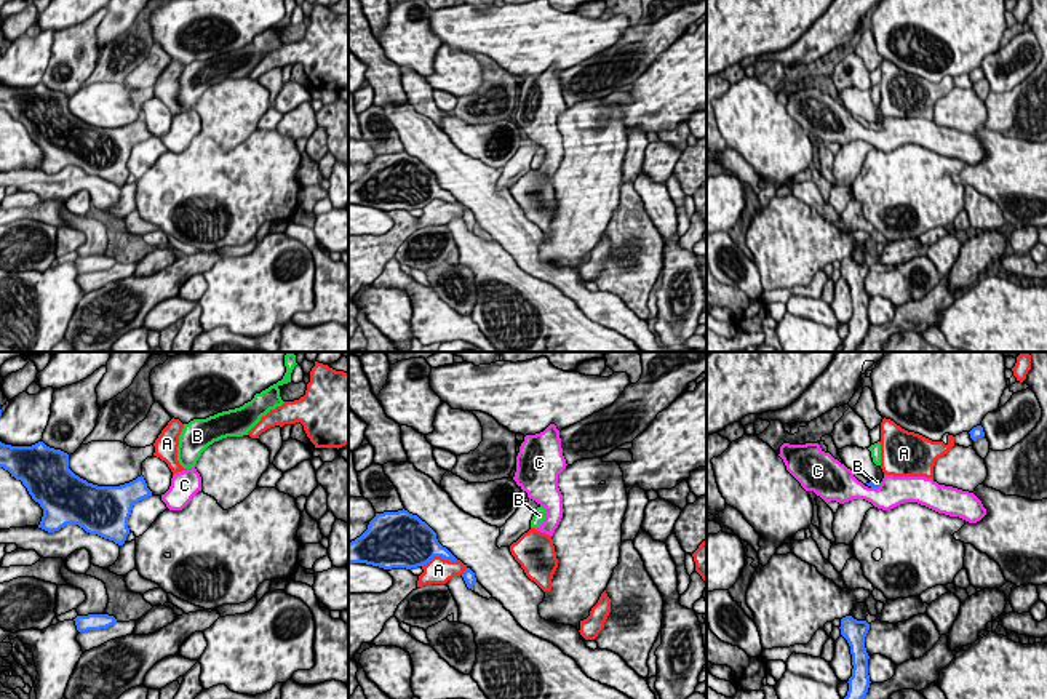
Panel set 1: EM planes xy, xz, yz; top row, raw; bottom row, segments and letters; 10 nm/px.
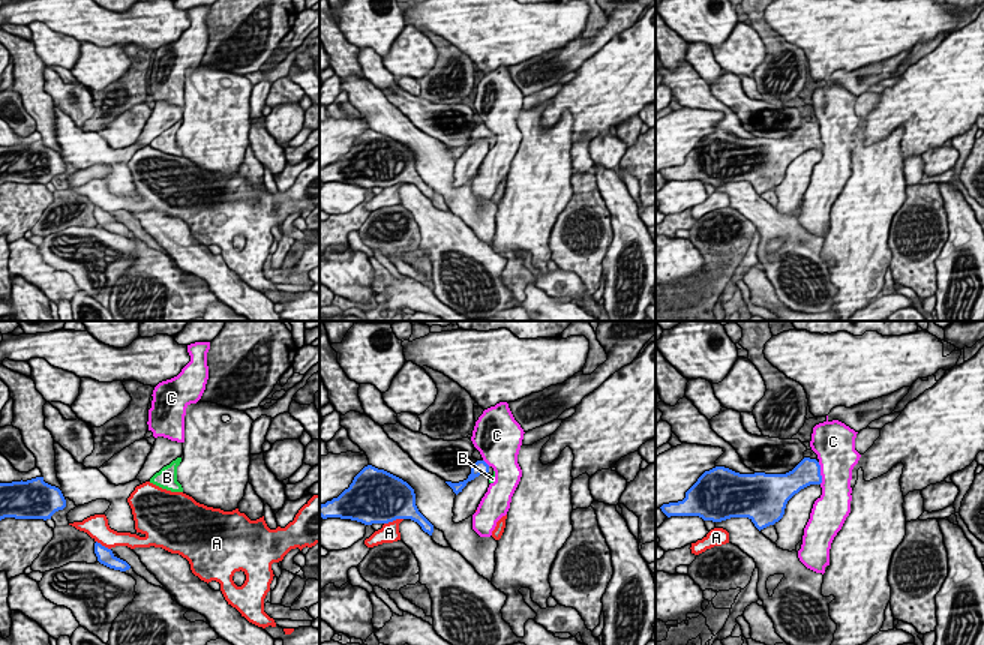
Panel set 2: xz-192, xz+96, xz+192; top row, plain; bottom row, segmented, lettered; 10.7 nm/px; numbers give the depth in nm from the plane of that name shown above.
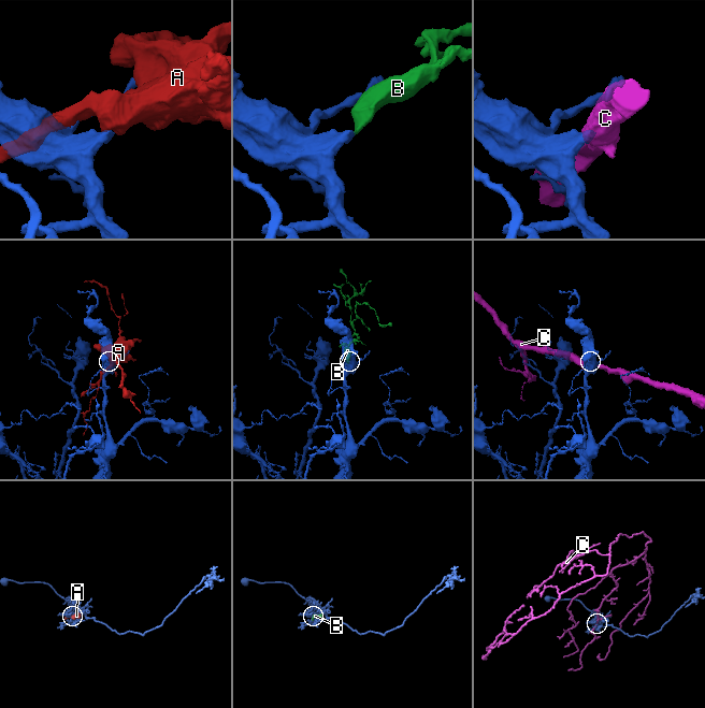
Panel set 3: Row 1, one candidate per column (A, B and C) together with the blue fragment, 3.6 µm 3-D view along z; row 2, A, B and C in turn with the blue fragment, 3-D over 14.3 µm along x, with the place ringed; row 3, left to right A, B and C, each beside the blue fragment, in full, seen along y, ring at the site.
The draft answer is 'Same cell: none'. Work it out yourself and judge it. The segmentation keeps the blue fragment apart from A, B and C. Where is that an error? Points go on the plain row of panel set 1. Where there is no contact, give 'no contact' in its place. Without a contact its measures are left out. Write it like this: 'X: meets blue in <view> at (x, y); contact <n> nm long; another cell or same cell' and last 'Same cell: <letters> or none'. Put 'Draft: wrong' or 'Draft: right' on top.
Draft: wrong
A: meets blue in xz at (438, 197); contact 360 nm long; another cell
B: meets blue in yz at (876, 127); contact 70 nm long; same cell
C: meets blue in yz at (875, 128); contact 100 nm long; another cell
Same cell: B

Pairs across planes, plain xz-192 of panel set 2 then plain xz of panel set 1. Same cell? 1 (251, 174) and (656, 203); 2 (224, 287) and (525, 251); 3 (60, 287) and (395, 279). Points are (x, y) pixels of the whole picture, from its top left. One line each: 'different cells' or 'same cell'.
1: different cells
2: same cell
3: same cell

